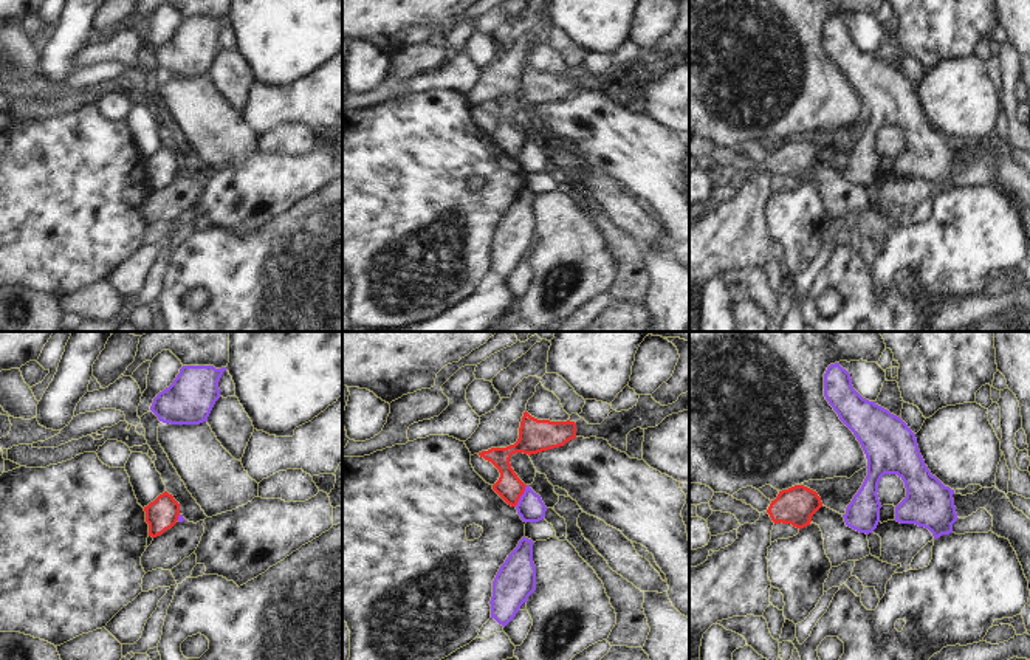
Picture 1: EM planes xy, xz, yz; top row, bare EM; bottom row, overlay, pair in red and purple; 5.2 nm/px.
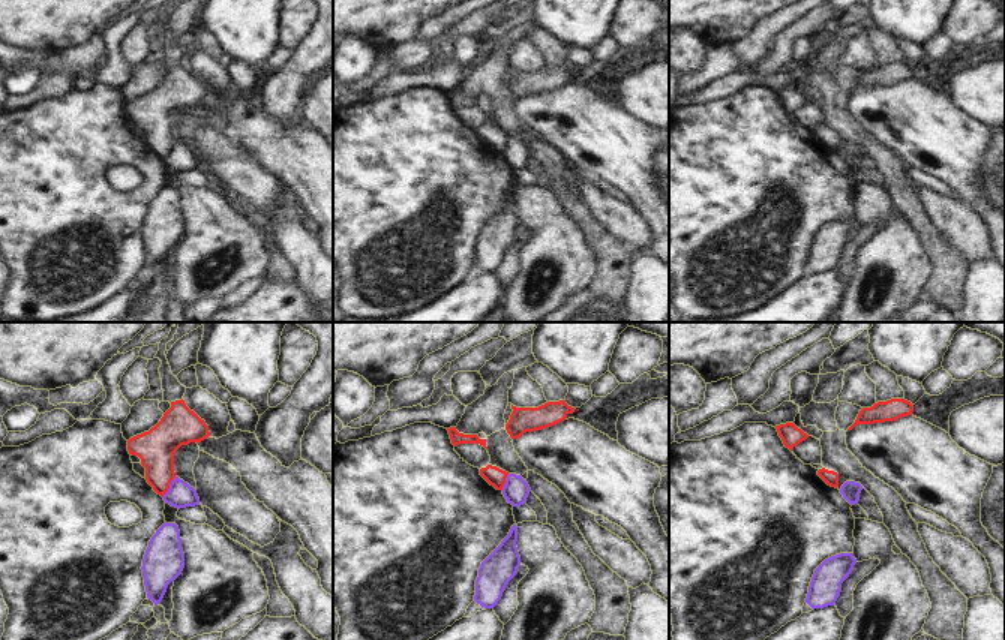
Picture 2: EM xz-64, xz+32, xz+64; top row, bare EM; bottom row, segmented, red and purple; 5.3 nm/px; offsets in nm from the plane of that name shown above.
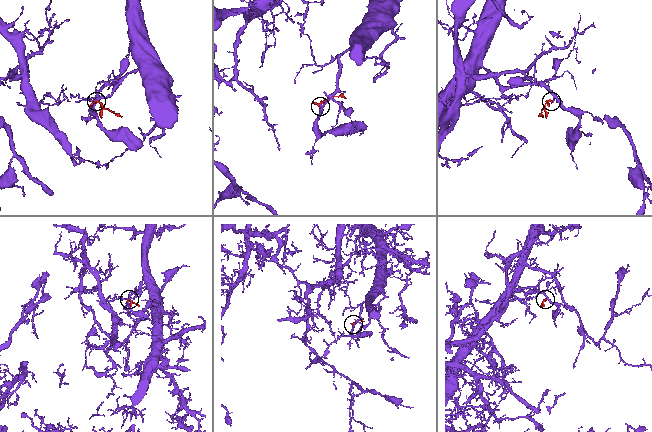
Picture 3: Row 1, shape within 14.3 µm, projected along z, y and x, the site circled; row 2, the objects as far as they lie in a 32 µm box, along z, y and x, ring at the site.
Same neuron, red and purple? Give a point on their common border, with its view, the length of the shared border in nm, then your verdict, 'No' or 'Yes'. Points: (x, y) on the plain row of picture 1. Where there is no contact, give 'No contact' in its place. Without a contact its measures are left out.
Touches red at xz (521, 147). Shared border 130 nm. No

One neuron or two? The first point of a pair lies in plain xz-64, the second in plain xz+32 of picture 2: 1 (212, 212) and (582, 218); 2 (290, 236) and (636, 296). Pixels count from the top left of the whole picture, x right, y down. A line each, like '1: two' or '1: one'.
1: two
2: one

